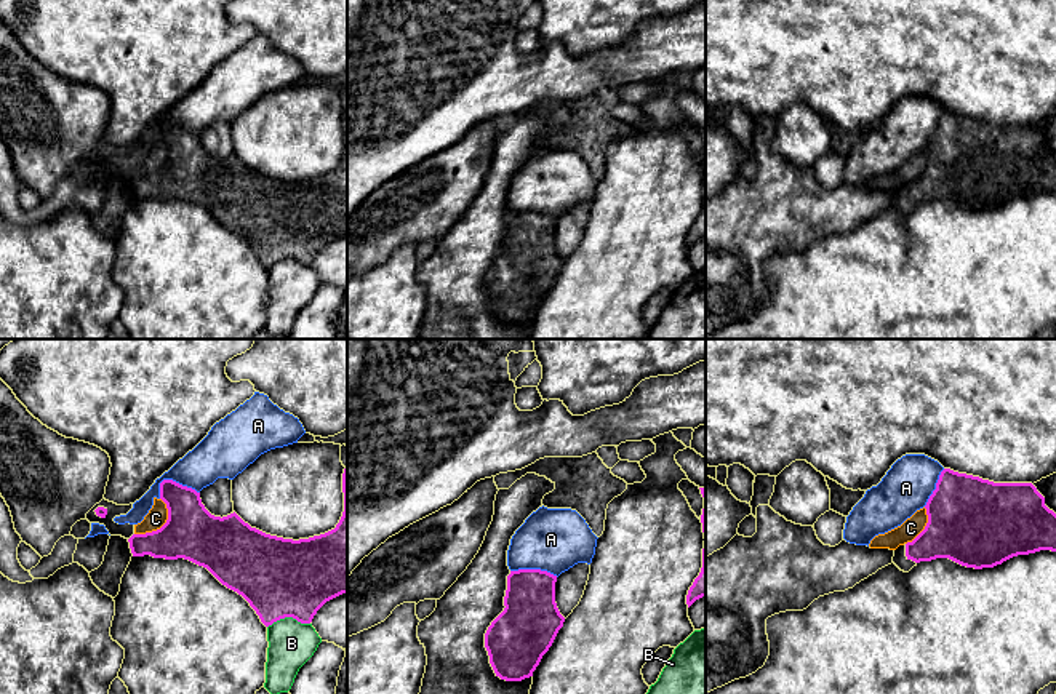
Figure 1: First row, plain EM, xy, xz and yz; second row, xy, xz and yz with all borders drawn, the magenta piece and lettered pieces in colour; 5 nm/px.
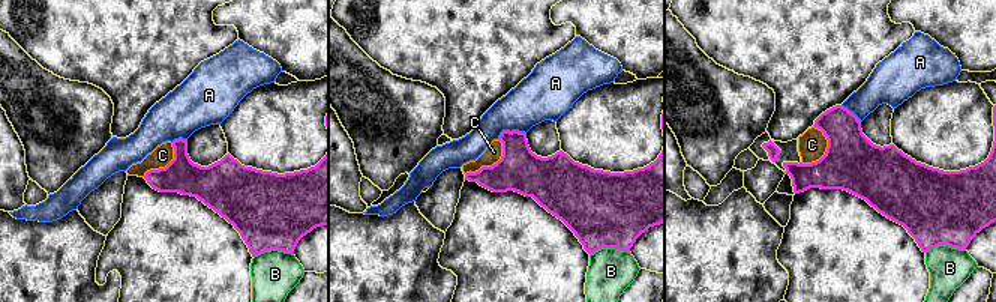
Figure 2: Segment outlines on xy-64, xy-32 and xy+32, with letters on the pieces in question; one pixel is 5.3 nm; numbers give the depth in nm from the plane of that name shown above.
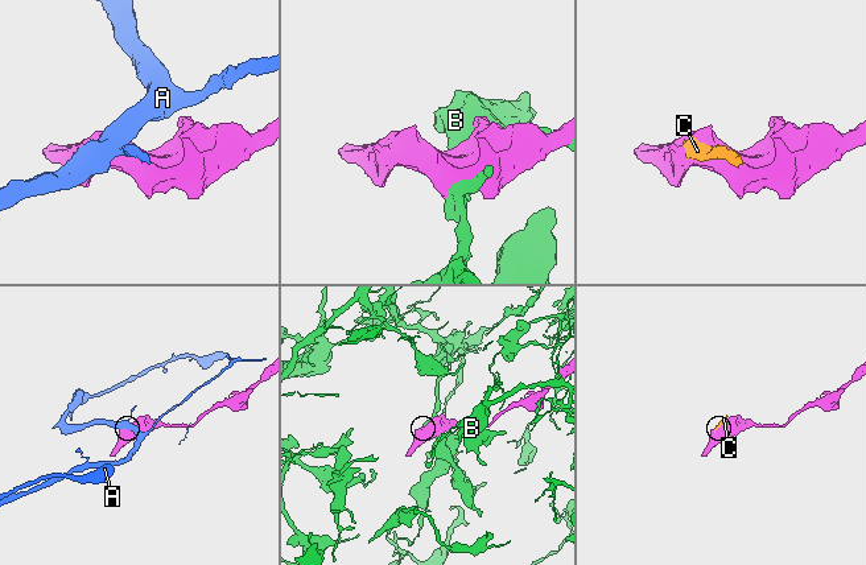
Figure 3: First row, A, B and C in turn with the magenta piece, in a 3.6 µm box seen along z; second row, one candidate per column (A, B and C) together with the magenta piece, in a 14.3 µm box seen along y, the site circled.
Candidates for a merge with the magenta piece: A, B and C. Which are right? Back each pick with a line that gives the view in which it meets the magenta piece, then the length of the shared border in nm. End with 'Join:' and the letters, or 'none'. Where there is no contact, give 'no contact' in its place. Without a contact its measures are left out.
Join: none

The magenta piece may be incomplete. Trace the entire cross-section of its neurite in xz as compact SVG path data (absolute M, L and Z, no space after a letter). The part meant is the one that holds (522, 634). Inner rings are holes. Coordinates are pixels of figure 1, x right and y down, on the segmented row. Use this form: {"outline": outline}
{"outline": "M518 569L507 576L506 608L485 633L490 664L501 680L533 676L563 627L555 582L557 576L541 569Z"}

